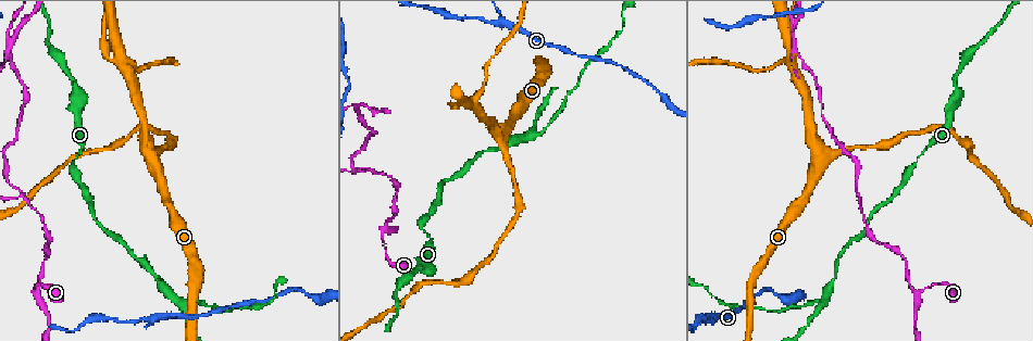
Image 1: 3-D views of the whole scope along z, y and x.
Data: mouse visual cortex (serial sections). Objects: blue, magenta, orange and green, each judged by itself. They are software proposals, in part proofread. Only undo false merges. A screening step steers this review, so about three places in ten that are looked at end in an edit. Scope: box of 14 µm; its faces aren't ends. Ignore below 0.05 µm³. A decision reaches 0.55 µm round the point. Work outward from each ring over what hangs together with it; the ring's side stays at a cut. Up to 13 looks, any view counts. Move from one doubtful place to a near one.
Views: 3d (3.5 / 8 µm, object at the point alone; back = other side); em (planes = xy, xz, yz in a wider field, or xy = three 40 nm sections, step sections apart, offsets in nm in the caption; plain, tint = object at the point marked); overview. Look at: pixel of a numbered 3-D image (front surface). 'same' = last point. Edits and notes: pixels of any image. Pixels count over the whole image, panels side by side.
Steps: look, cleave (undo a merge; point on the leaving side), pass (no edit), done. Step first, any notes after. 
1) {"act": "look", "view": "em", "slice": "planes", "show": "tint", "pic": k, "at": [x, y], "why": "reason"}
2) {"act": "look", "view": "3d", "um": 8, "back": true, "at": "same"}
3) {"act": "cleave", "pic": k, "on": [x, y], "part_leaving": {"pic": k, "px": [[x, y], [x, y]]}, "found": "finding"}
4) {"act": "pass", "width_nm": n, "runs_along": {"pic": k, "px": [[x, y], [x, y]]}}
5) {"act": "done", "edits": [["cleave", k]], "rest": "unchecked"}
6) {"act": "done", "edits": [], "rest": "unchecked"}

{"act": "look", "view": "3d", "um": 3.5, "pic": 1, "at": [39, 295], "why": "three-way junction"}

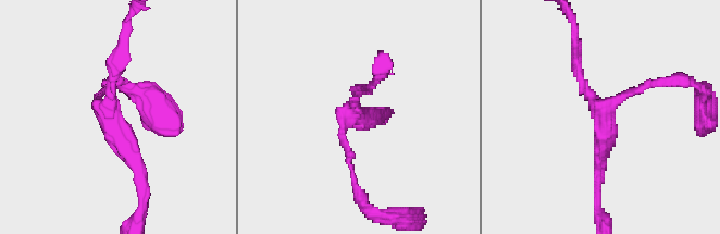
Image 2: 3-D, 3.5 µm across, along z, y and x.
{"act": "look", "view": "em", "slice": "xy", "step": 1, "show": "tint", "pic": 2, "at": [352, 112], "arms": 3, "arm_widths_nm": [100, 150, 250], "why": "now the EM"}

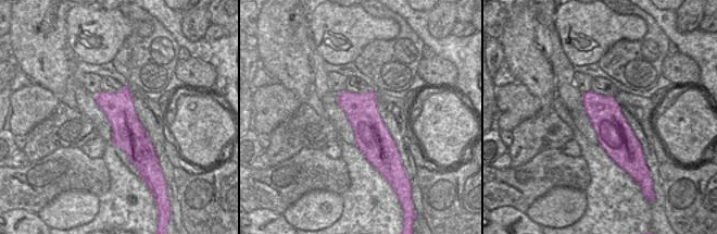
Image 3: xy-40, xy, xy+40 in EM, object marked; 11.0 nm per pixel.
{"act": "look", "view": "em", "slice": "xy", "step": 2, "show": "tint", "at": "same", "why": "cut it another way"}

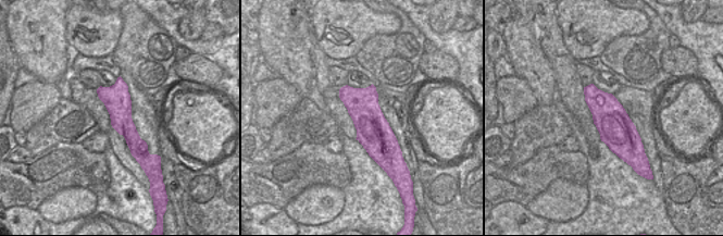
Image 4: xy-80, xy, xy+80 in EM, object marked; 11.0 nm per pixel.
{"act": "pass", "runs_along": {"pic": 2, "px": [[351, 165], [342, 124], [364, 88]]}, "found": "one cell here"}

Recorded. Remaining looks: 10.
{"act": "look", "view": "3d", "um": 3.5, "pic": 1, "at": [368, 170], "why": "thin neck"}

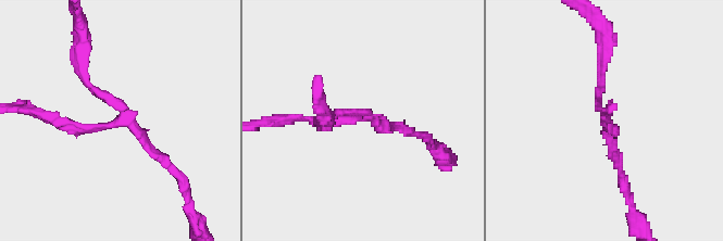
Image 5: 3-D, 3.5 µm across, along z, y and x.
{"act": "look", "view": "em", "slice": "xy", "step": 5, "show": "tint", "pic": 5, "at": [369, 120]}

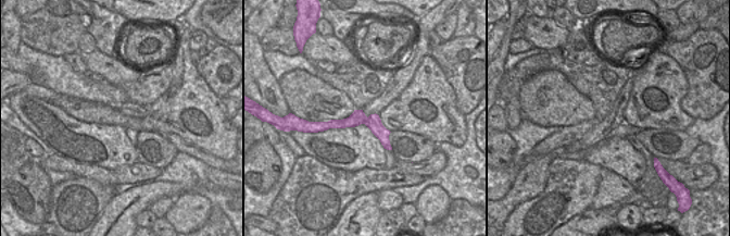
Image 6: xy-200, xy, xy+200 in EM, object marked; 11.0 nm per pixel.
{"act": "cleave", "pic": 5, "on": [83, 128], "arm_widths_nm": [150, 150, 150], "found": "two cells meet here"}

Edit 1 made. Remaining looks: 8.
{"act": "look", "view": "3d", "um": 3.5, "pic": 1, "at": [791, 45], "why": "arms run side by side"}

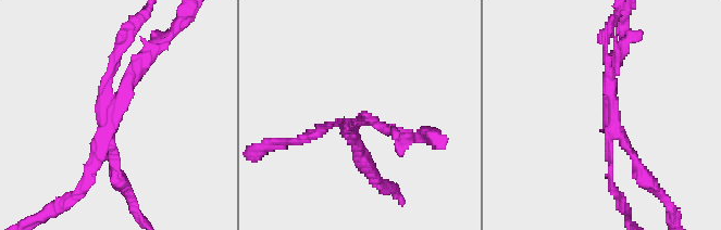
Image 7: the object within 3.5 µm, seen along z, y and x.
{"act": "look", "view": "em", "slice": "xy", "step": 2, "show": "tint", "pic": 7, "at": [608, 124], "arms": 4, "arm_widths_nm": [100, 150, 150, 150], "why": "need the tissue"}

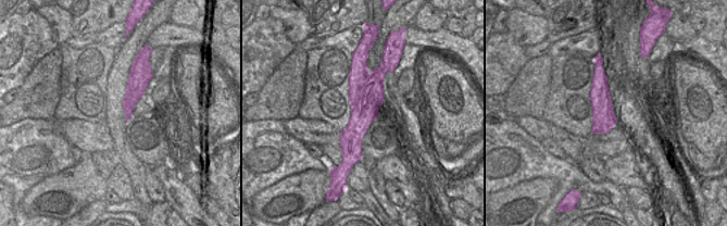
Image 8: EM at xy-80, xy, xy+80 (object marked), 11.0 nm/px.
{"act": "look", "view": "em", "slice": "xy", "step": 3, "show": "tint", "at": "same", "why": "another direction"}

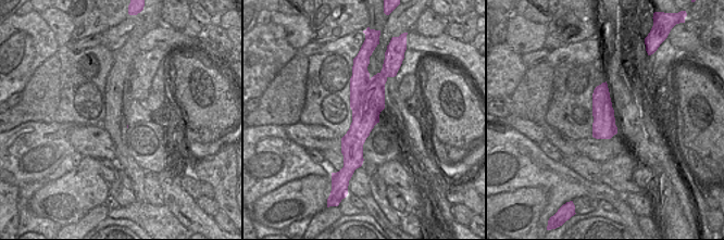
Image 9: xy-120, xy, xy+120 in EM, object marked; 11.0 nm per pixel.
{"act": "cleave", "pic": 7, "on": [621, 27], "found": "a second cell is stuck on"}

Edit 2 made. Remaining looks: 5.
{"act": "look", "view": "3d", "um": 8, "pic": 1, "at": [125, 61], "why": "abrupt turn"}

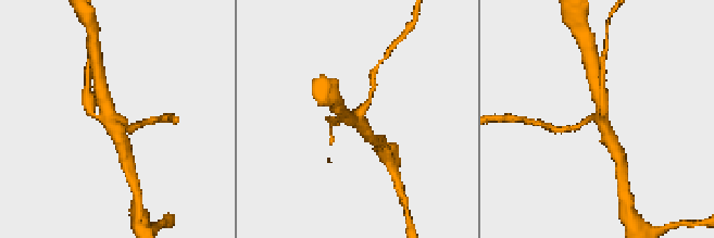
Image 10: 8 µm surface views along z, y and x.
{"act": "look", "view": "3d", "um": 3.5, "pic": 10, "at": [601, 119]}

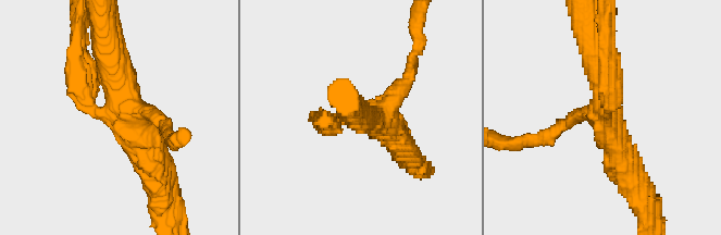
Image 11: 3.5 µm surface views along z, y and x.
{"act": "look", "view": "em", "slice": "xy", "step": 5, "show": "tint", "pic": 11, "at": [603, 117]}

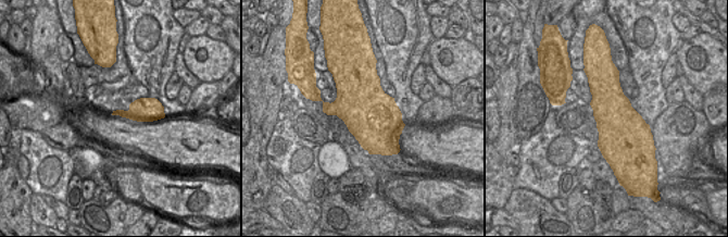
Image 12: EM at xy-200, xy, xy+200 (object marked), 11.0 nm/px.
{"act": "pass", "width_nm": 600, "runs_along": {"pic": 11, "px": [[158, 180], [111, 52]]}, "found": "one cell here"}

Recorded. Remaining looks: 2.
{"act": "look", "view": "3d", "um": 3.5, "pic": 1, "at": [820, 303], "why": "three-way junction"}

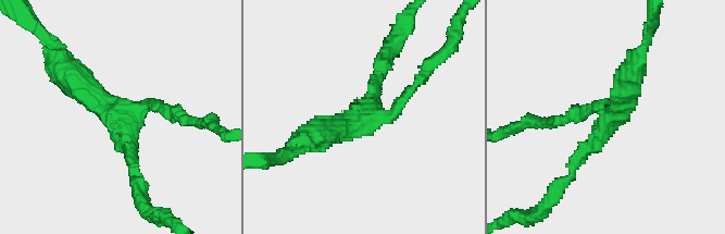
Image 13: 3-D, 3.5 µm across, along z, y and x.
{"act": "look", "view": "em", "slice": "xy", "step": 3, "show": "tint", "pic": 13, "at": [366, 122], "arms": 3, "arm_widths_nm": [150, 200, 400], "why": "need the tissue"}

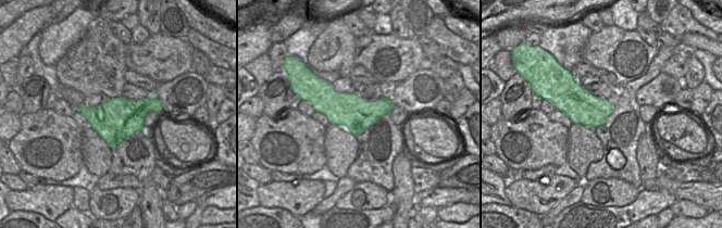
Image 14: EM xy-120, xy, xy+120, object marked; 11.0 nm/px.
{"act": "pass", "width_nm": 400, "runs_along": {"pic": 13, "px": [[308, 139], [388, 116], [419, 81]]}, "found": "all the same cell"}

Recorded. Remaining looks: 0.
{"act": "done", "edits": [["cleave", 5], ["cleave", 7]], "rest": "unchecked"}

